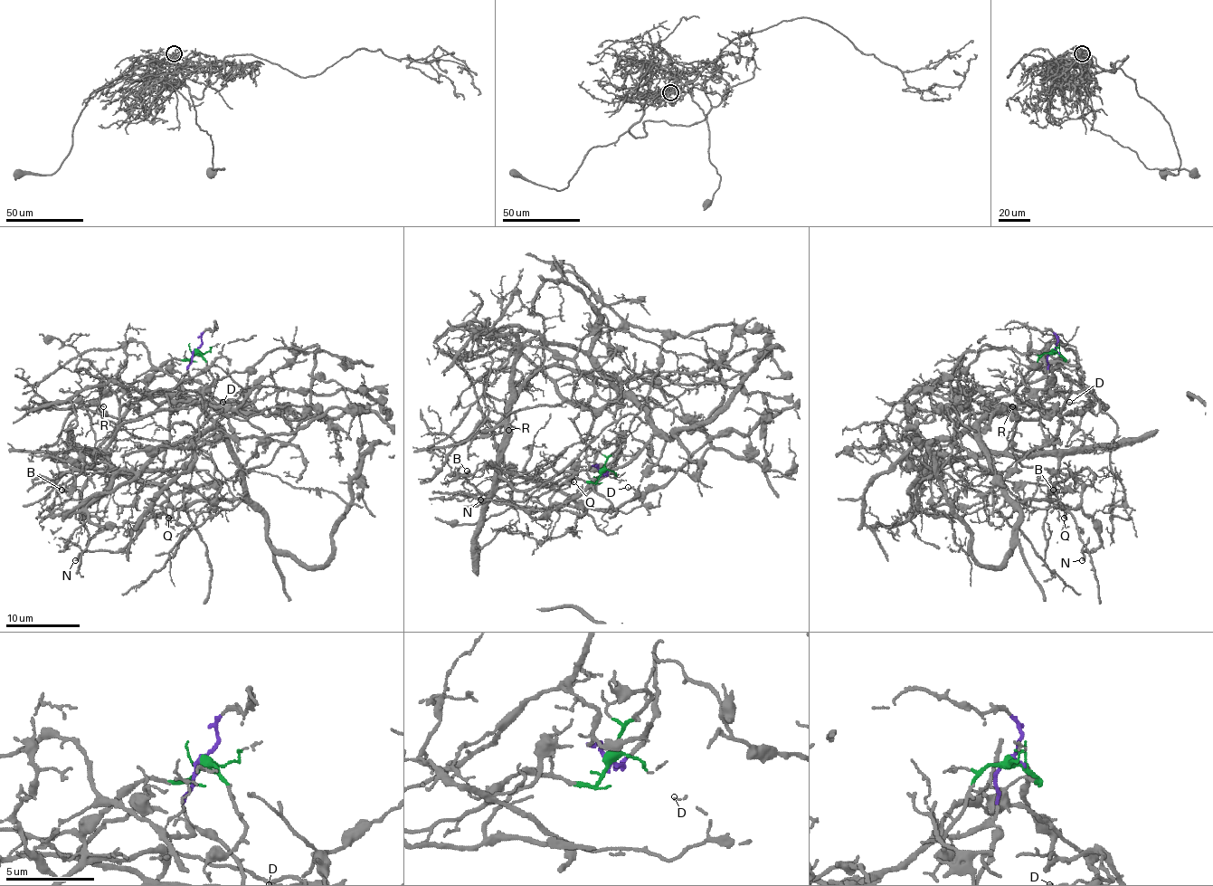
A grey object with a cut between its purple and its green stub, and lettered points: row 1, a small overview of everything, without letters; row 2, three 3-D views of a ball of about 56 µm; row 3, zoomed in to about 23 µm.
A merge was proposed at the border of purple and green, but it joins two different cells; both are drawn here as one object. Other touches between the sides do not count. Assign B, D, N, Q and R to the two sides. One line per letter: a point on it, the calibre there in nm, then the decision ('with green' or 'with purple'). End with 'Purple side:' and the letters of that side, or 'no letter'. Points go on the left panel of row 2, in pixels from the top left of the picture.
B: place (61, 490); calibre 80 nm; with green
D: place (222, 402); calibre 150 nm; with green
N: place (75, 560); calibre 240 nm; with purple
Q: place (168, 518); calibre 220 nm; with green
R: place (103, 406); calibre 100 nm; with green
Purple side: N

